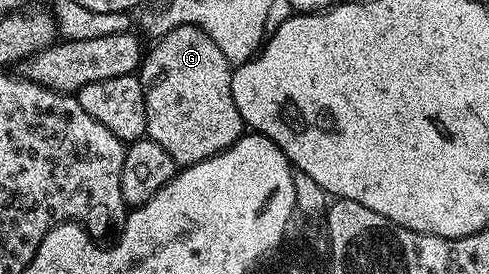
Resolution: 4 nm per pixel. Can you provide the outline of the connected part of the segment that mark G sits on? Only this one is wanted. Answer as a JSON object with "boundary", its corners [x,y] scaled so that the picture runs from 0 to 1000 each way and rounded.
{"boundary":[[[366,91],[337,135],[325,139],[311,182],[292,197],[282,277],[294,307],[294,372],[299,376],[301,496],[319,515],[360,584],[362,606],[395,602],[456,558],[460,544],[497,500],[503,460],[487,391],[474,358],[474,255],[462,201],[446,186],[446,168],[421,113],[401,91]]]}

